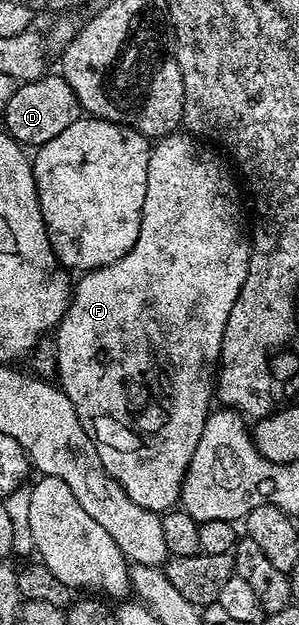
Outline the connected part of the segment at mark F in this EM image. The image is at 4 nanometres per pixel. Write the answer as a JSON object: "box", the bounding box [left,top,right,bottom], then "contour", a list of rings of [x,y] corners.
{"box":[54,131,250,515],"contour":[[[177,131],[151,146],[152,154],[148,164],[148,182],[146,183],[146,203],[140,224],[140,234],[134,247],[122,259],[110,263],[101,269],[94,269],[83,274],[80,282],[75,282],[72,299],[68,302],[68,310],[64,312],[54,336],[57,350],[57,368],[59,388],[76,407],[76,414],[84,428],[96,442],[96,450],[102,459],[109,475],[126,491],[126,495],[138,507],[149,513],[163,515],[173,508],[172,505],[181,500],[184,487],[184,476],[188,470],[190,459],[200,442],[204,425],[214,405],[214,386],[218,381],[218,366],[222,351],[222,337],[226,331],[226,321],[230,319],[230,309],[242,291],[242,283],[246,279],[250,241],[240,230],[240,201],[232,194],[232,181],[224,177],[224,169],[212,157],[207,157],[200,150],[201,142],[195,136],[184,131]]]}

